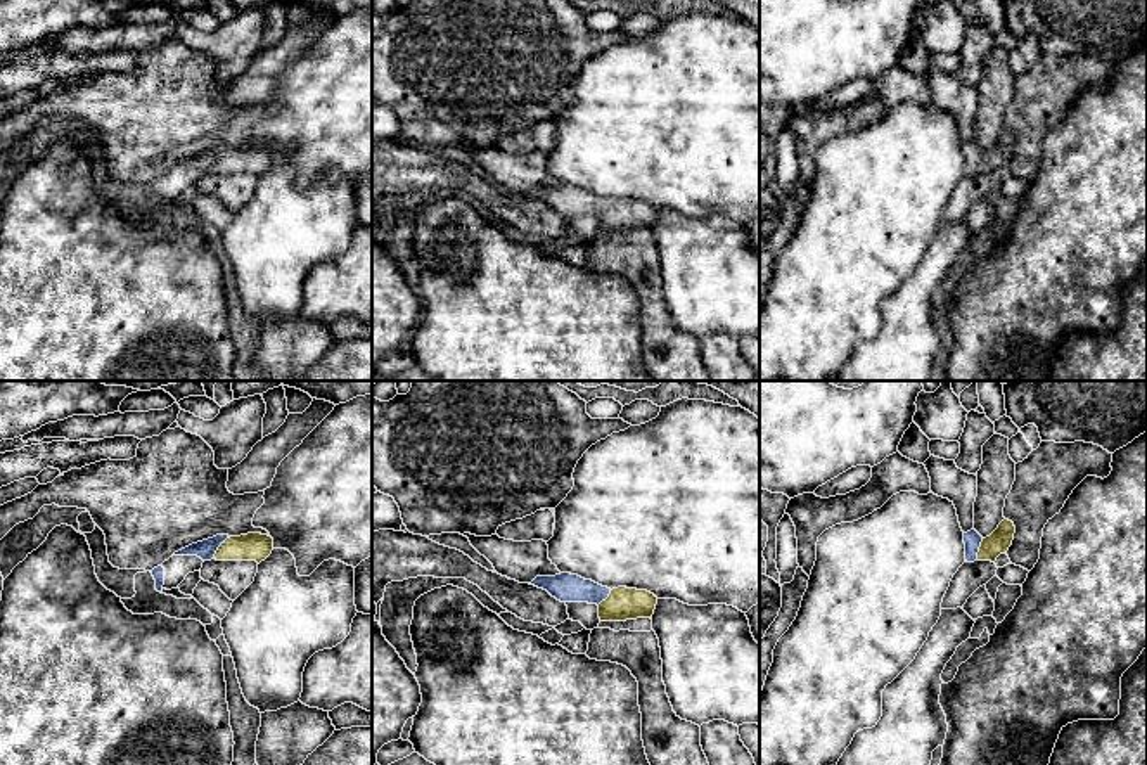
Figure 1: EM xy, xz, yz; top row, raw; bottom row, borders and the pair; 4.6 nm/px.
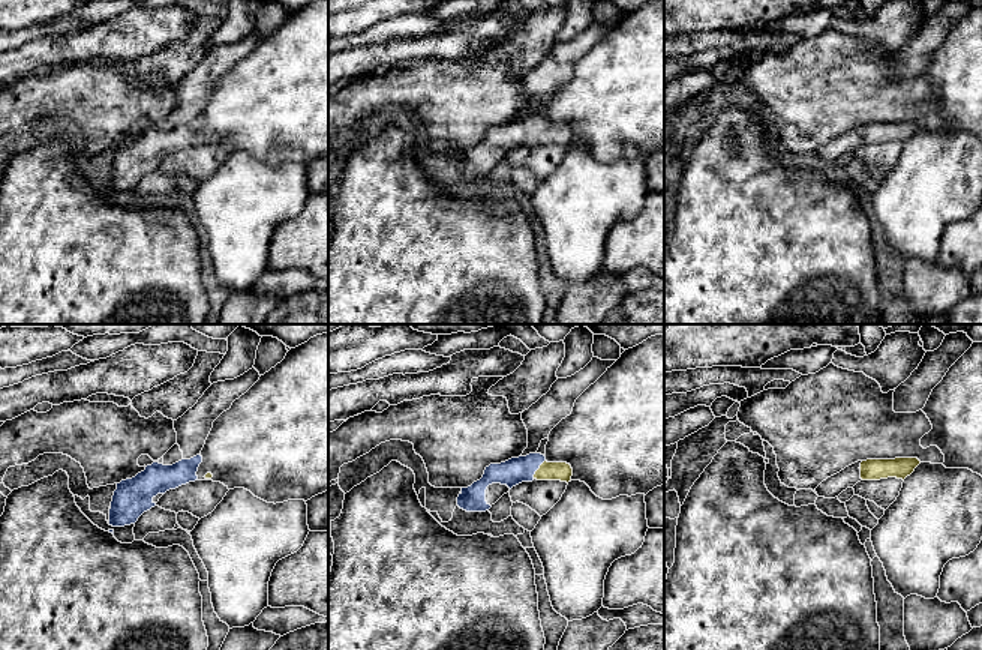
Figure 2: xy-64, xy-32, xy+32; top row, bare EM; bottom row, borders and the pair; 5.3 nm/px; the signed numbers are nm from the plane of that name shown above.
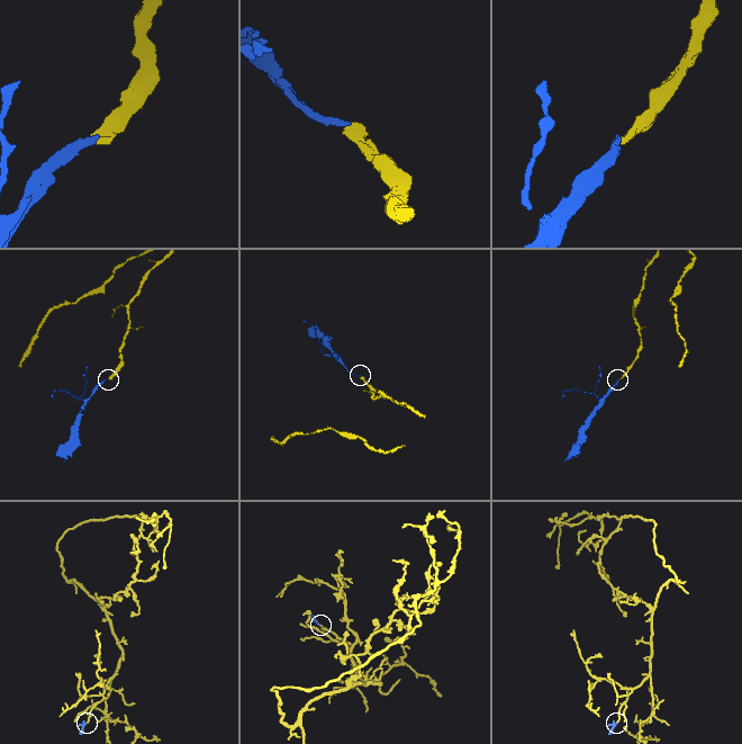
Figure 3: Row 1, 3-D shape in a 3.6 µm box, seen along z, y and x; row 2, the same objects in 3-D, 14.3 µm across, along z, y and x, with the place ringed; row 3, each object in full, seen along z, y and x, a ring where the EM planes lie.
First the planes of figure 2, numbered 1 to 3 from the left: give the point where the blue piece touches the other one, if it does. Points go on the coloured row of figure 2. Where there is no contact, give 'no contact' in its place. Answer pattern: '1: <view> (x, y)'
1: no contact
2: xy-32 (538, 469)
3: no contact

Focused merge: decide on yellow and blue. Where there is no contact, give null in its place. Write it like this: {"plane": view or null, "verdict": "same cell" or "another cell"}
{"plane": "xy", "verdict": "same cell"}

